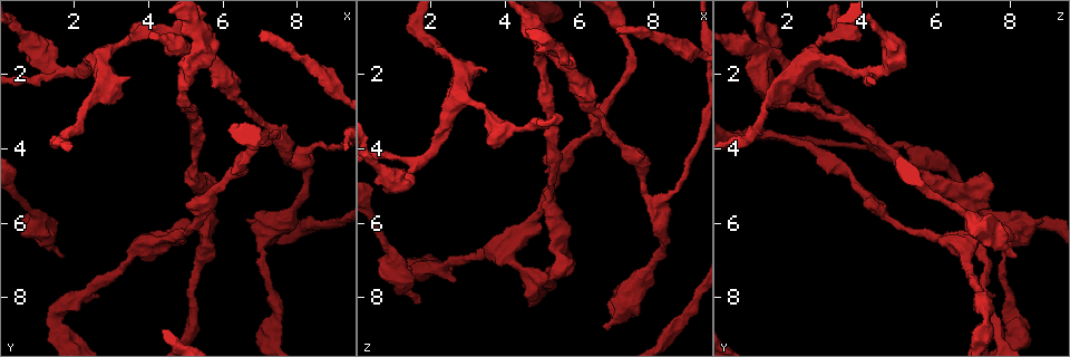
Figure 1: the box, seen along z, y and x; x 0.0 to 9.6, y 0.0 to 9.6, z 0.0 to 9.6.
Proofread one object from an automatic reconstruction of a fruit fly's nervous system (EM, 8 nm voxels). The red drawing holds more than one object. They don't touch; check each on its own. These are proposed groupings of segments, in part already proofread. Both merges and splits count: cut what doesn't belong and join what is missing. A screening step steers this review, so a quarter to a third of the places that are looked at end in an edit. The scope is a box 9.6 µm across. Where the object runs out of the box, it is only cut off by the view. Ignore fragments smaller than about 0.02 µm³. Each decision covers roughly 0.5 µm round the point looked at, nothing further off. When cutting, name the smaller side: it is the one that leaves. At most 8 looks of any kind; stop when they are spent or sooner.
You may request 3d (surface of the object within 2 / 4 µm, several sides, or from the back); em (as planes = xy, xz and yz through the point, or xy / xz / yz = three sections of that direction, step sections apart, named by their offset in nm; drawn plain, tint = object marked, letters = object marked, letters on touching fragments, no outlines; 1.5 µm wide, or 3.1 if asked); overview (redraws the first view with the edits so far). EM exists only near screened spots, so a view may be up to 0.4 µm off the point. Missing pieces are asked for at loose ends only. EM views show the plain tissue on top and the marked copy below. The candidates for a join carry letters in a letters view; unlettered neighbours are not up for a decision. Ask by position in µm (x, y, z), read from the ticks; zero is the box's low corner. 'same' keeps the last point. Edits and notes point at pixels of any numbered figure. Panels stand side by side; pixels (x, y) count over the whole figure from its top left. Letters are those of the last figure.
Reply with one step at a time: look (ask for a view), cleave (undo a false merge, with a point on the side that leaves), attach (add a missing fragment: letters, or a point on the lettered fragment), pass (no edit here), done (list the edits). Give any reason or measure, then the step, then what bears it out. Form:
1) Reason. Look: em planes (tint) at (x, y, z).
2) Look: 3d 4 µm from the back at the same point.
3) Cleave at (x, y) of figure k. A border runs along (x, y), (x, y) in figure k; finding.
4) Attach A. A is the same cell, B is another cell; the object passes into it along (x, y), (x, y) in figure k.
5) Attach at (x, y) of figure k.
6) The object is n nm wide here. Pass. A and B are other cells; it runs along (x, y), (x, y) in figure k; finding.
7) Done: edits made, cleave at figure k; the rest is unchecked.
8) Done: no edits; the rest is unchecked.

An open end. Look: 3d 2 µm at (7.00, 1.00, 0.80).

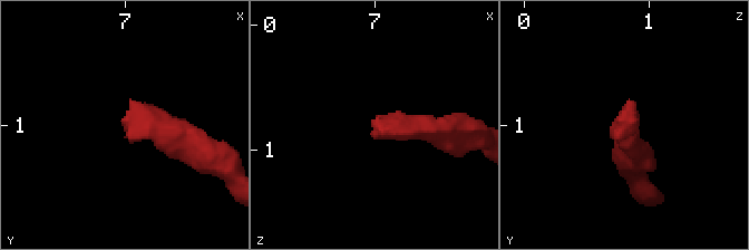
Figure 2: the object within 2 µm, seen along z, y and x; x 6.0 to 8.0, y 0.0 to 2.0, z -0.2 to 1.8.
Look: em planes (letters) at (7.00, 0.94, 0.80).

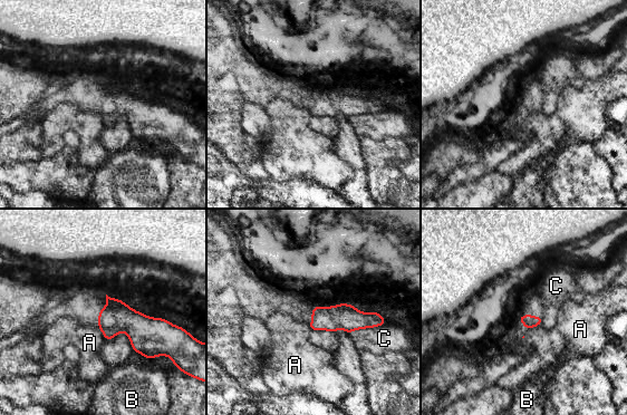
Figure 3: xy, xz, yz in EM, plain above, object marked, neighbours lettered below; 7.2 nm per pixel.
The longest contact is with C, 280 nm. Pass. A, B and C are other cells; a border runs along (541, 322), (532, 326), (527, 331) in figure 3; no lettered fragment goes on from it.

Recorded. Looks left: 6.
Sudden change in width. Look: em planes (letters) at (7.10, 3.65, 0.70).

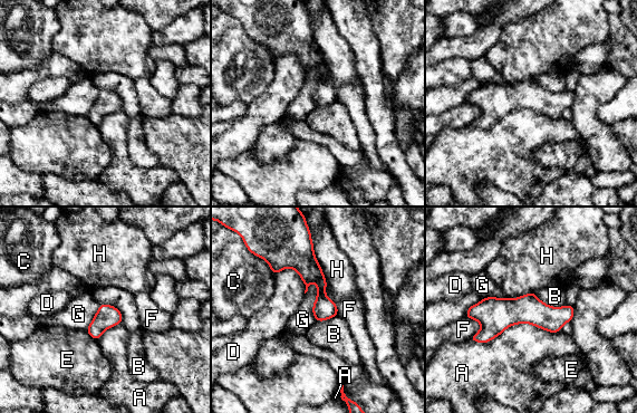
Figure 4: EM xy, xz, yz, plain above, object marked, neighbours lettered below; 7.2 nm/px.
The object is 170 nm wide here. Pass. A, B, C, D, E, F, G and H are other cells; it runs along (571, 308), (566, 313), (469, 315) in figure 4; continuous, no second neuron.

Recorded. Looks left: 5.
Calibre changes. Look: em planes (letters) at (7.05, 6.90, 7.85).

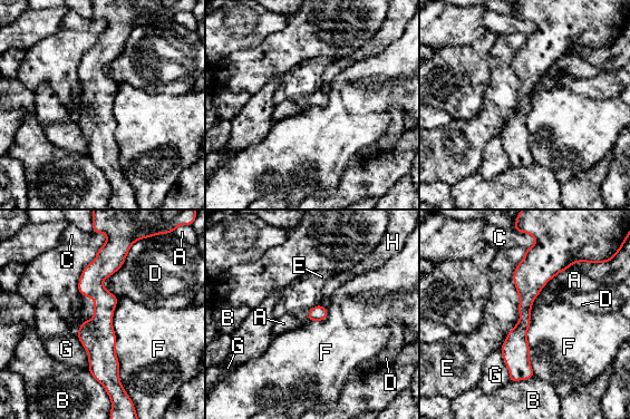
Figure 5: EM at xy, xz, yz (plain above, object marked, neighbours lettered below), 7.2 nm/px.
The object is 110 nm wide here. Pass. A, B, C, D, E, F, G and H are other cells; a border runs along (117, 298), (112, 328), (123, 386) in figure 5; one neuron here.

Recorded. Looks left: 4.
Done: no edits; the rest is unchecked.

